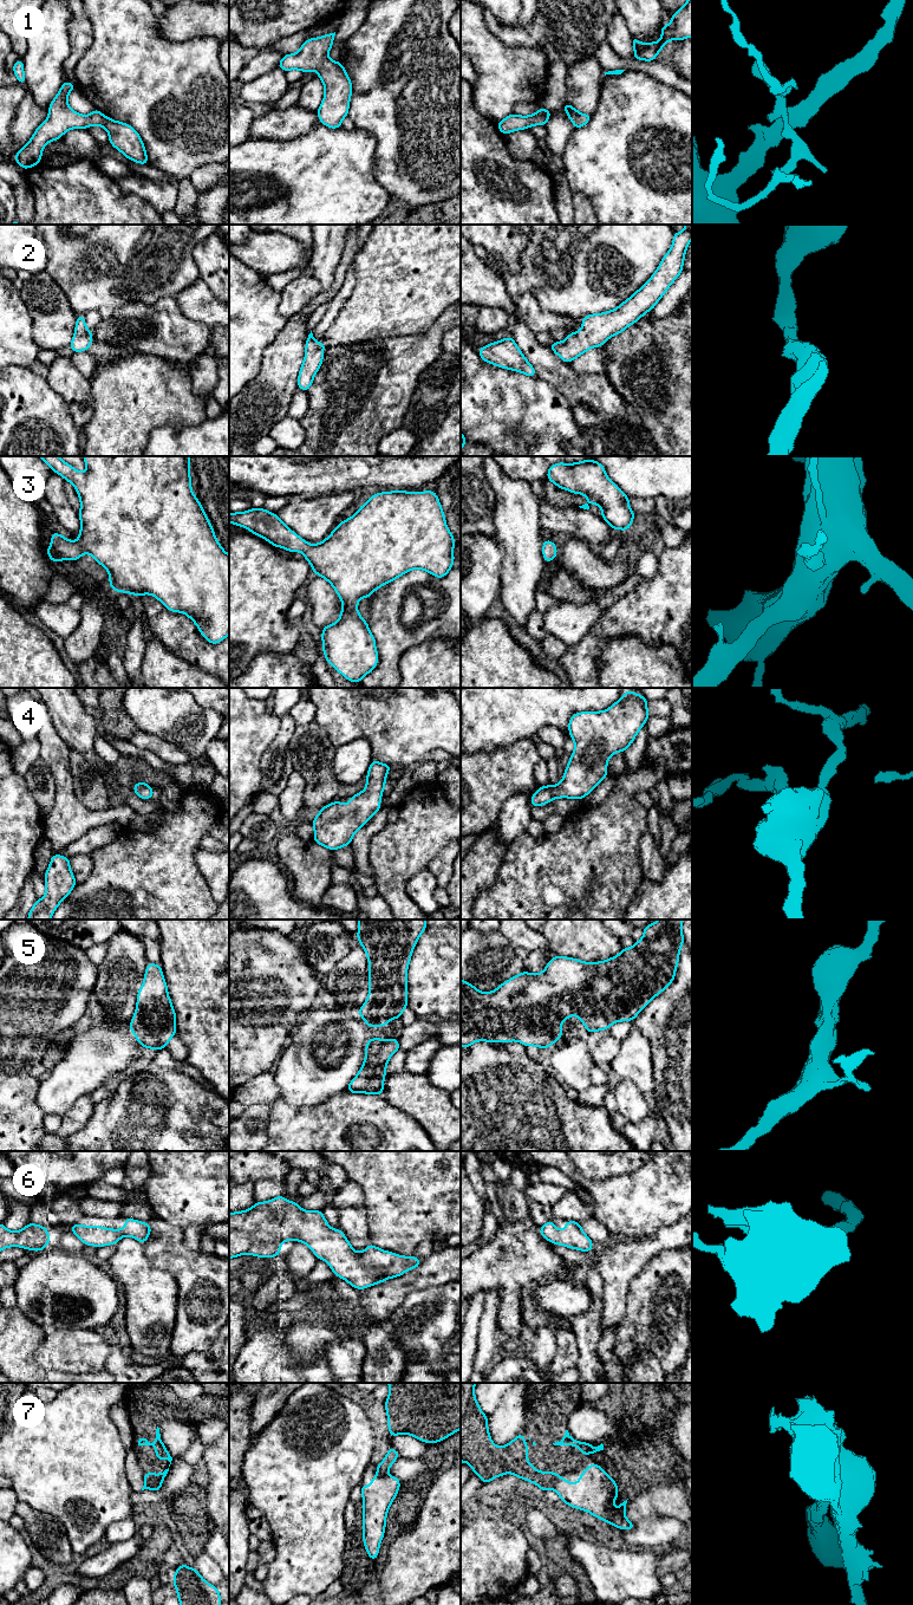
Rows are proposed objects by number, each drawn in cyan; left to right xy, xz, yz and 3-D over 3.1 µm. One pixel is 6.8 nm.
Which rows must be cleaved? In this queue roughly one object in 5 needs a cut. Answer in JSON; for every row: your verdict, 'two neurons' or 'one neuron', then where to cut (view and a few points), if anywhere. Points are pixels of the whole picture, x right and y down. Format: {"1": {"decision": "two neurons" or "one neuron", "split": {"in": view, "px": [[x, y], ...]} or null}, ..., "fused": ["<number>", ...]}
{"1": {"decision": "one neuron", "split": null}, "2": {"decision": "one neuron", "split": null}, "3": {"decision": "one neuron", "split": null}, "4": {"decision": "one neuron", "split": null}, "5": {"decision": "one neuron", "split": null}, "6": {"decision": "one neuron", "split": null}, "7": {"decision": "one neuron", "split": null}, "fused": []}

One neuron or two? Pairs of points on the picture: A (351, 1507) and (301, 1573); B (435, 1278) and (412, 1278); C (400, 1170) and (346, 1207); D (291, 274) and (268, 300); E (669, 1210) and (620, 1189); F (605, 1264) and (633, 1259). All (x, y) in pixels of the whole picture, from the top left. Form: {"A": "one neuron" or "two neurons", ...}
{"A": "two neurons", "B": "one neuron", "C": "two neurons", "D": "two neurons", "E": "one neuron", "F": "one neuron"}

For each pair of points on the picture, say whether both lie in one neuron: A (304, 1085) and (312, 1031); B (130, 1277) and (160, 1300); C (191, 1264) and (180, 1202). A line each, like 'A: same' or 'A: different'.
A: same
B: same
C: different

